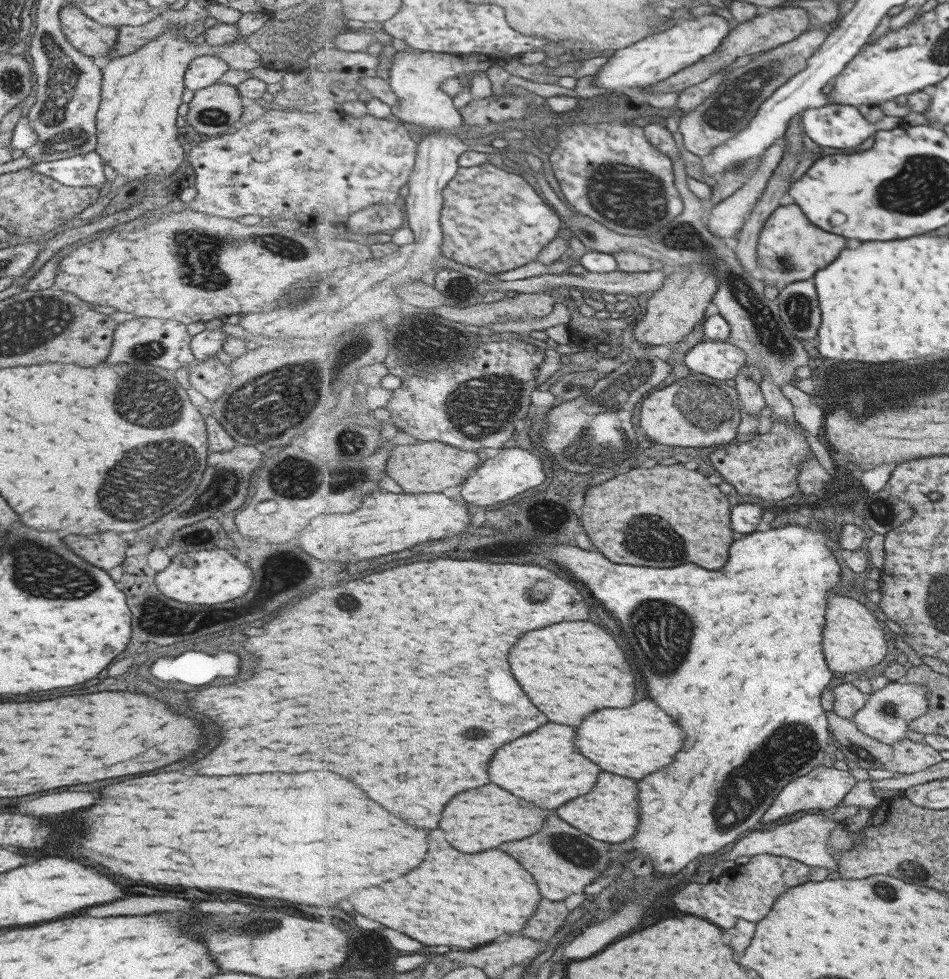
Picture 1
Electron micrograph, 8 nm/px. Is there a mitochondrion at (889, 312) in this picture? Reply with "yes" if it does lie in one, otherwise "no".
no

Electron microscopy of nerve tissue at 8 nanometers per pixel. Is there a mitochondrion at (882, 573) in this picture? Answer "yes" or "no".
no

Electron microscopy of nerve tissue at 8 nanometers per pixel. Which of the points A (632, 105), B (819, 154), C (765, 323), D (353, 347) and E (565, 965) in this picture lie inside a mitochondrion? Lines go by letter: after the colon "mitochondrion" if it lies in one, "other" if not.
A: other
B: other
C: mitochondrion
D: other
E: other

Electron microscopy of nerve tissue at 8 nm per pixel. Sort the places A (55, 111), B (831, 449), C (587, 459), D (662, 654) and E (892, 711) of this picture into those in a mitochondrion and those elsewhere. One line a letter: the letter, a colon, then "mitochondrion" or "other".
A: mitochondrion
B: other
C: mitochondrion
D: mitochondrion
E: mitochondrion

